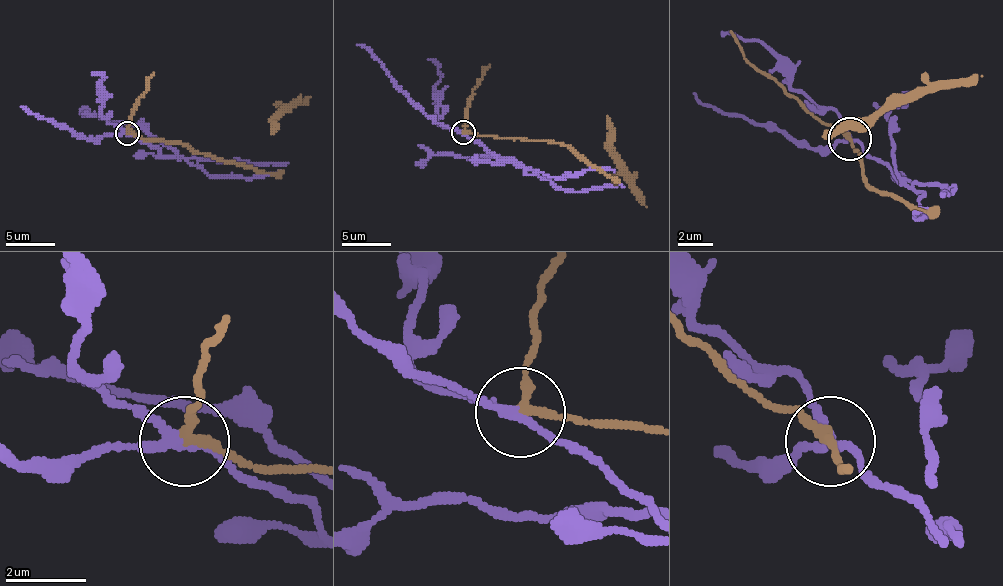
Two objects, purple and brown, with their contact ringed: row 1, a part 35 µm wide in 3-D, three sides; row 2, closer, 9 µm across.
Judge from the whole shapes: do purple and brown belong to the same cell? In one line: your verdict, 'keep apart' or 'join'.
keep apart

